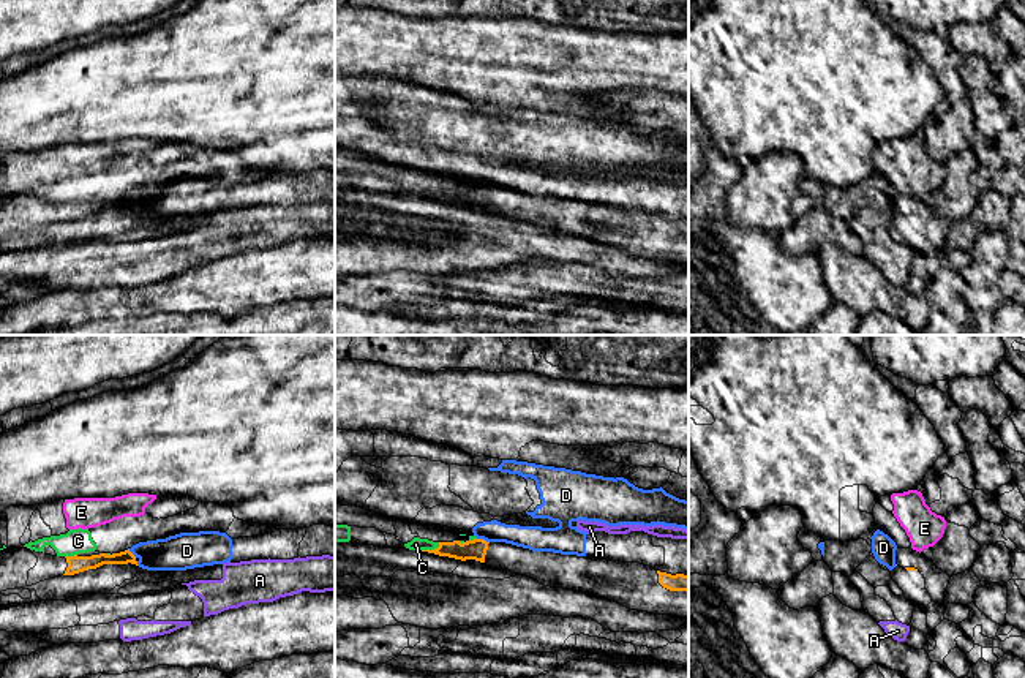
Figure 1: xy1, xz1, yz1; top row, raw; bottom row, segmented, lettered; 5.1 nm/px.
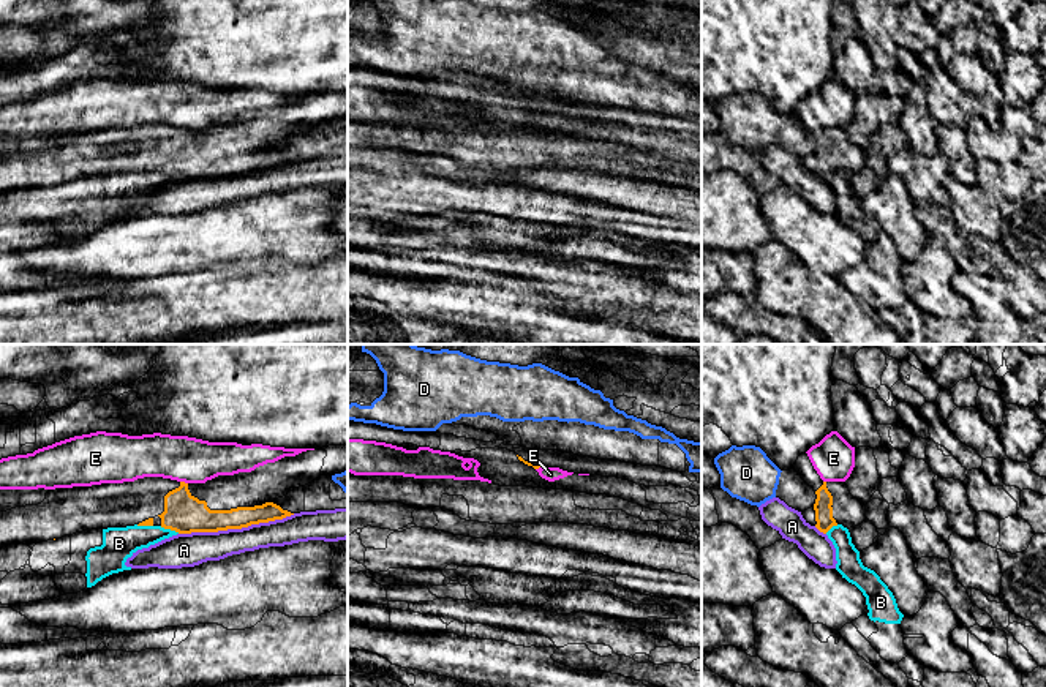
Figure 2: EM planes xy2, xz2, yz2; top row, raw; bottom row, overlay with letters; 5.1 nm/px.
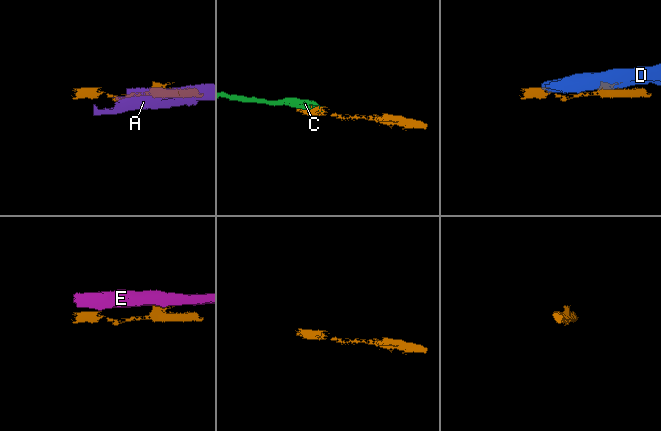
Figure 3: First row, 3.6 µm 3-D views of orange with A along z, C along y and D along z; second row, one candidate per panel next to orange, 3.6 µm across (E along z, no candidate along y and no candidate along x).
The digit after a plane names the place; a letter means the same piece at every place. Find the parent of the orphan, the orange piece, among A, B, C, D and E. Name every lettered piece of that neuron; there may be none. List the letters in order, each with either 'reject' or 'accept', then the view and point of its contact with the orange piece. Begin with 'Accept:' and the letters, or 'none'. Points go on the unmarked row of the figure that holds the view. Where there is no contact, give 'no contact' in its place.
Accept: none
A: reject; meets orange in xy2 at (236, 174)
B: reject; meets orange in xy2 at (169, 174)
C: reject; meets orange in xz1 at (431, 196)
D: reject; meets orange in xz1 at (482, 185)
E: reject; meets orange in xy2 at (184, 128)

